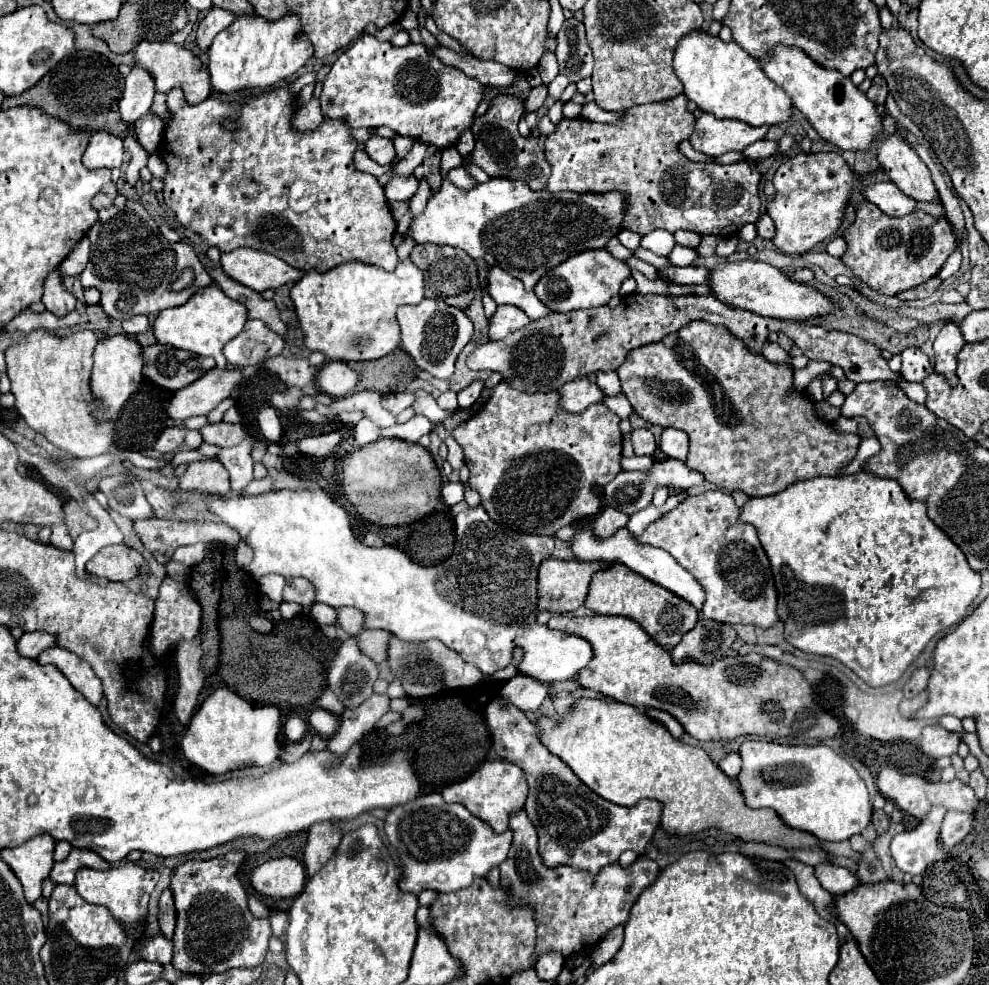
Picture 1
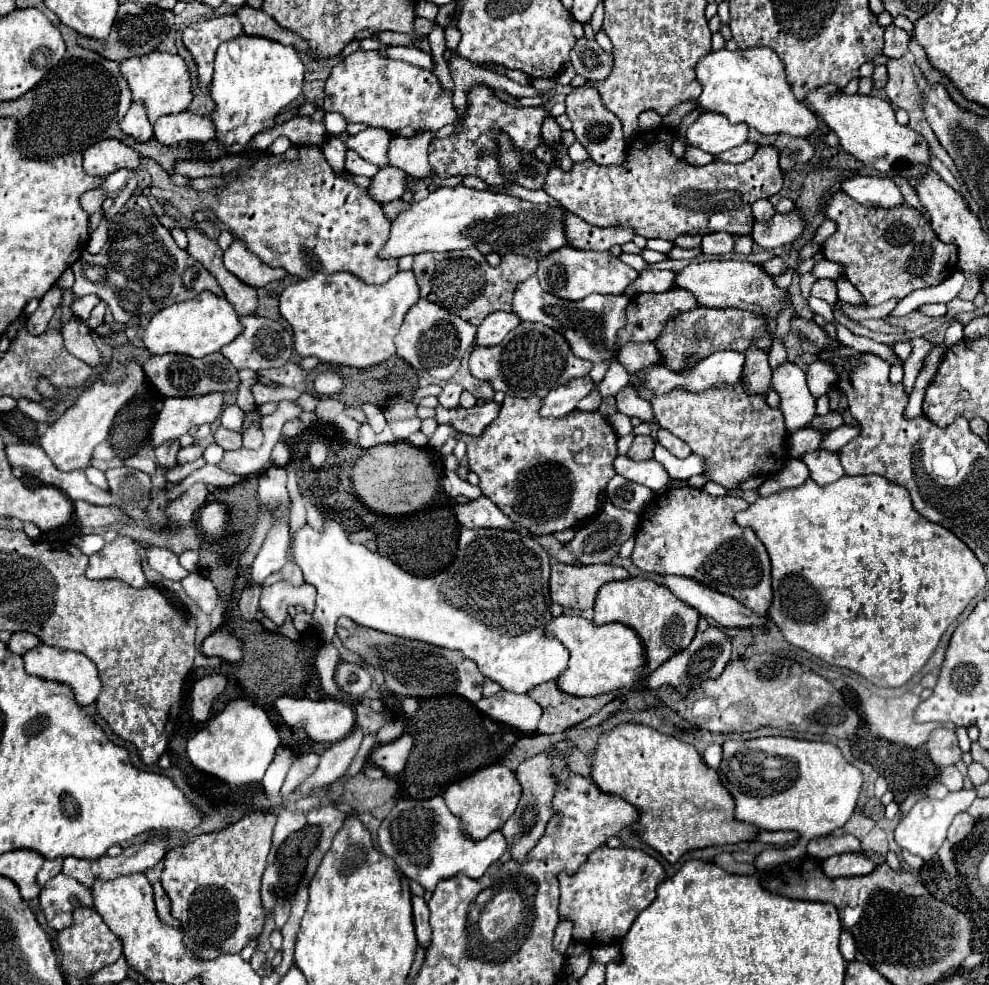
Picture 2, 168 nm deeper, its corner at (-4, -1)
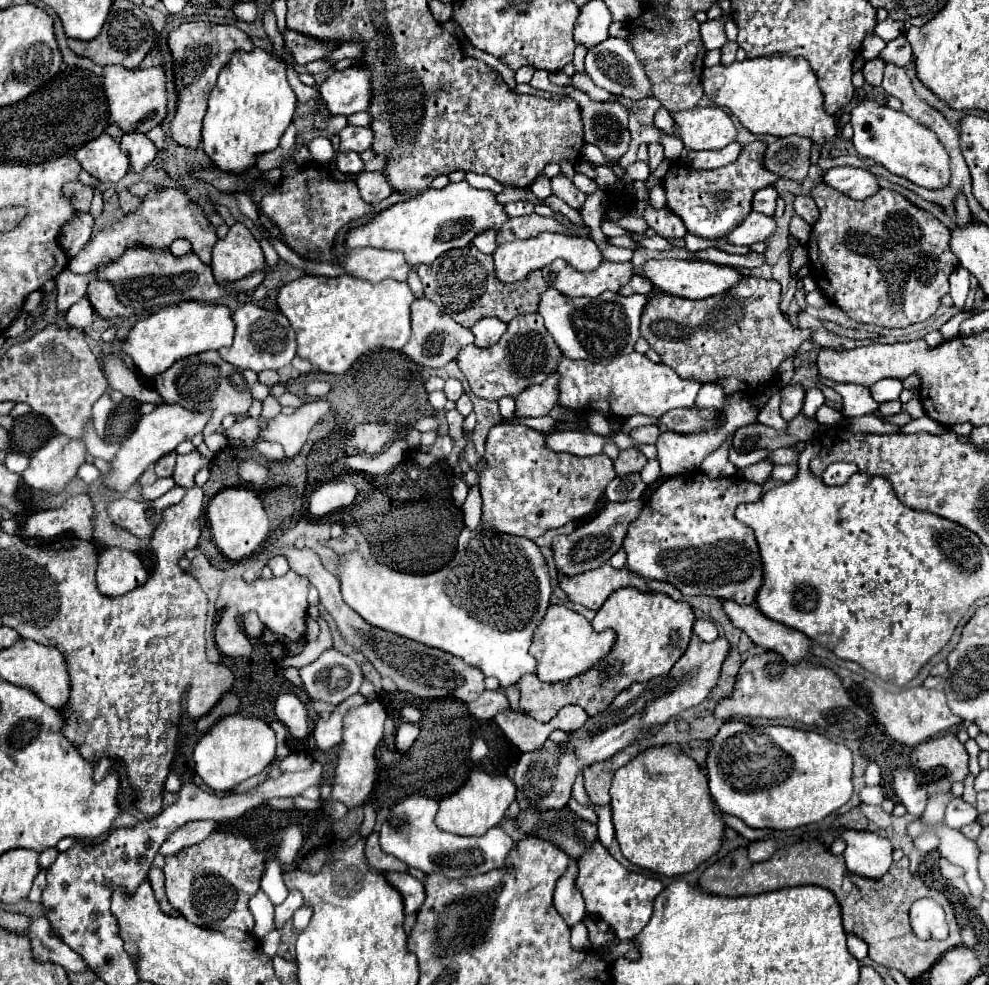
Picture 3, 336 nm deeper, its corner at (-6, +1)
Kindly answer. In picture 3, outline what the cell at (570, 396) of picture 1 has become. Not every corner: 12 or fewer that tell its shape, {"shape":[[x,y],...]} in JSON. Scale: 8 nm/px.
{"shape":[[560,376],[516,396],[518,416],[546,416],[558,406]]}

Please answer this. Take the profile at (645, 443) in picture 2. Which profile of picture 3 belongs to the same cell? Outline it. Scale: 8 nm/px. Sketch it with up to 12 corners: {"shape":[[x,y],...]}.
{"shape":[[638,448],[622,450],[614,460],[618,476],[640,472],[648,462]]}

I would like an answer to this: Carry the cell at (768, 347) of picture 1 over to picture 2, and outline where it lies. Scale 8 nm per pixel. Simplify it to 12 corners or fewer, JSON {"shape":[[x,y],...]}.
{"shape":[[792,362],[772,374],[792,434],[816,416],[806,374]]}

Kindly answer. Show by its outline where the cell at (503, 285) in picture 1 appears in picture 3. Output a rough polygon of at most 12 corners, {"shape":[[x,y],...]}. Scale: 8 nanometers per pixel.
{"shape":[[646,296],[570,298],[538,314],[566,358],[610,364],[634,352]]}

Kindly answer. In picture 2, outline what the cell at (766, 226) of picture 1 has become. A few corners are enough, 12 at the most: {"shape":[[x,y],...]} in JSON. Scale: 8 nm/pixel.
{"shape":[[768,198],[752,204],[756,220],[772,218],[776,214]]}

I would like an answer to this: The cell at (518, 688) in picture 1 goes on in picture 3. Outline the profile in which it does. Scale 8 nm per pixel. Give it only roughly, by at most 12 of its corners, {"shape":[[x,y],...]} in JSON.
{"shape":[[486,690],[468,710],[490,720],[512,708],[500,690]]}

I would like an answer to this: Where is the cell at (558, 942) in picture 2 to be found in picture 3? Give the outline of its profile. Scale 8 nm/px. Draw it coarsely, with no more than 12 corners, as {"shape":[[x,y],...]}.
{"shape":[[576,860],[554,890],[554,906],[568,924],[584,918],[584,900],[574,888]]}

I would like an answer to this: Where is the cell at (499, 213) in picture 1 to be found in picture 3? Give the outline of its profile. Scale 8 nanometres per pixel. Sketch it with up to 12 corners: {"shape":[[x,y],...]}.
{"shape":[[466,180],[392,204],[350,248],[430,264],[510,216]]}

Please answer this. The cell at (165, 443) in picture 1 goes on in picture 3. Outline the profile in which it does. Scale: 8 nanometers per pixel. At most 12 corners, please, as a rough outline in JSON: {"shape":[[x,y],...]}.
{"shape":[[168,452],[156,462],[158,478],[172,476],[176,452]]}

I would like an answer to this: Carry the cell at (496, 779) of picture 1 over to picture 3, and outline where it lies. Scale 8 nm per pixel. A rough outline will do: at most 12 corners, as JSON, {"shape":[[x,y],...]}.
{"shape":[[470,770],[440,800],[438,828],[482,836],[514,802],[508,776]]}

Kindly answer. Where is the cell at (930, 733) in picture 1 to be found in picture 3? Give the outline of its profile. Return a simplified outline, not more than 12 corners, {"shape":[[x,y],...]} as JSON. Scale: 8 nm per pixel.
{"shape":[[954,734],[914,748],[920,770],[944,766],[950,780],[968,774],[968,752]]}

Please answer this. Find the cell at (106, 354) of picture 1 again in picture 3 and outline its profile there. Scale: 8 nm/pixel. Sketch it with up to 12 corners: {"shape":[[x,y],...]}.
{"shape":[[56,434],[22,478],[60,492],[86,462],[84,440]]}

